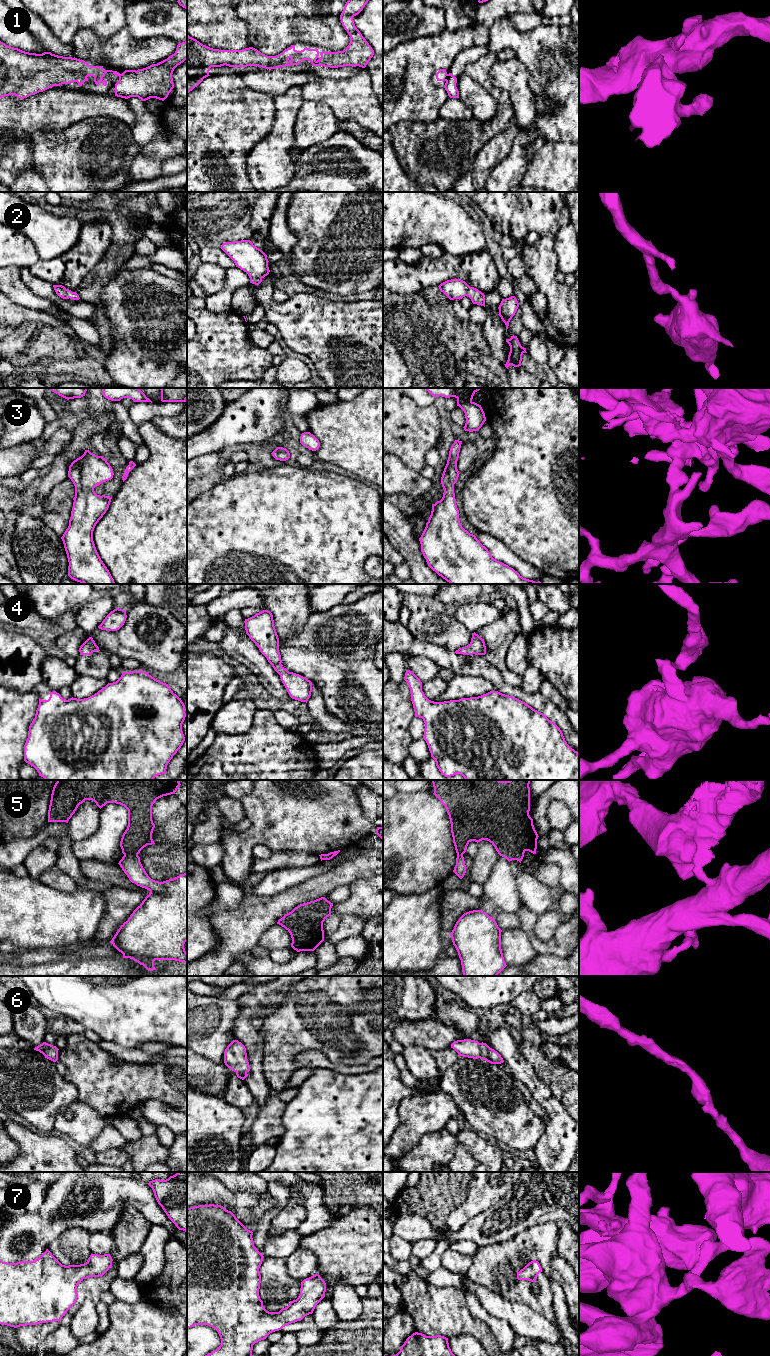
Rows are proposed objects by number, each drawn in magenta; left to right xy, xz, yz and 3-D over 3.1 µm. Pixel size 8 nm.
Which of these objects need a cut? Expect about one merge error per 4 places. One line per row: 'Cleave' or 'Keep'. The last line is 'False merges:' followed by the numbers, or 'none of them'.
1: Keep
2: Keep
3: Keep
4: Keep
5: Cleave
6: Keep
7: Keep
False merges: 5

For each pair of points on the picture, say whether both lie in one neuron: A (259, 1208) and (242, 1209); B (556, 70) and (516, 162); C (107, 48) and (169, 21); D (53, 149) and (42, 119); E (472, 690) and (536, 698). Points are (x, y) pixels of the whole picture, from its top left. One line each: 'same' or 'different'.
A: different
B: same
C: different
D: different
E: different

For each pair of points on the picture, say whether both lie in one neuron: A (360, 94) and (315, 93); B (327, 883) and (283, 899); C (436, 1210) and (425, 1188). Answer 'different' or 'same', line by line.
A: same
B: same
C: same

